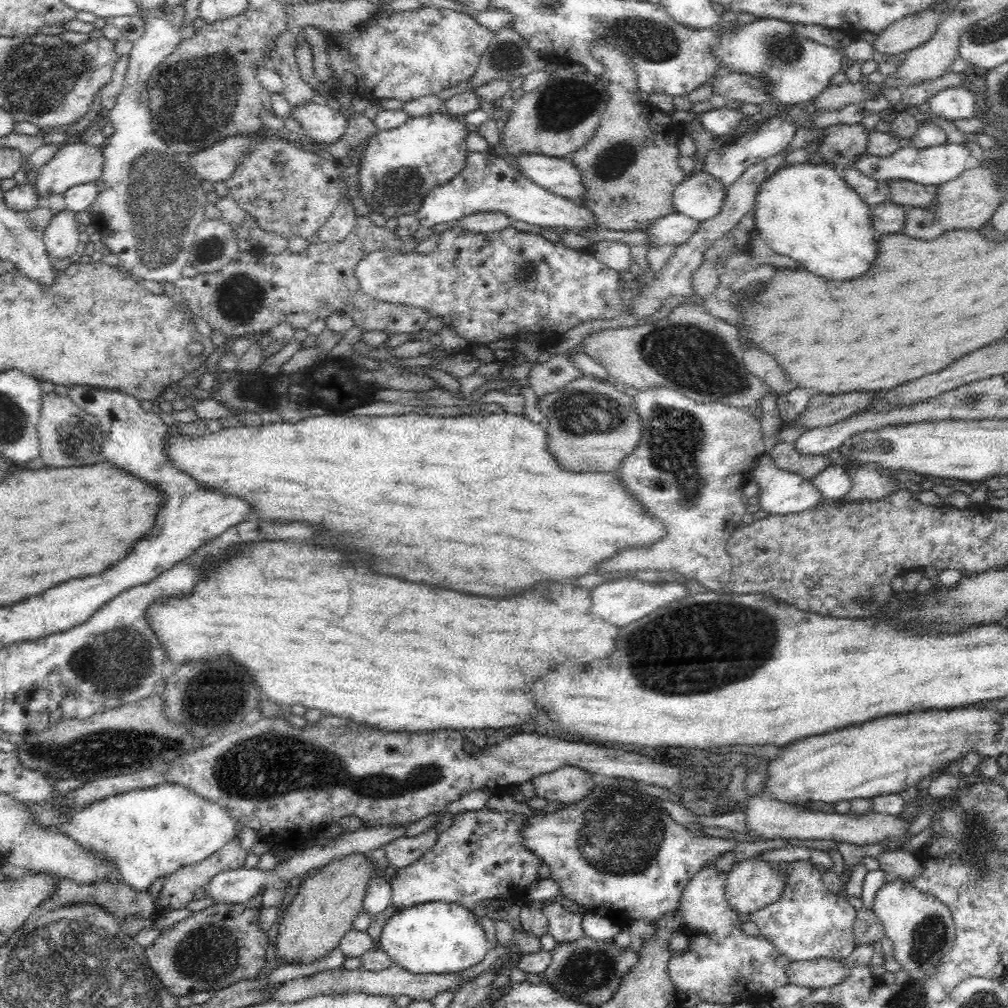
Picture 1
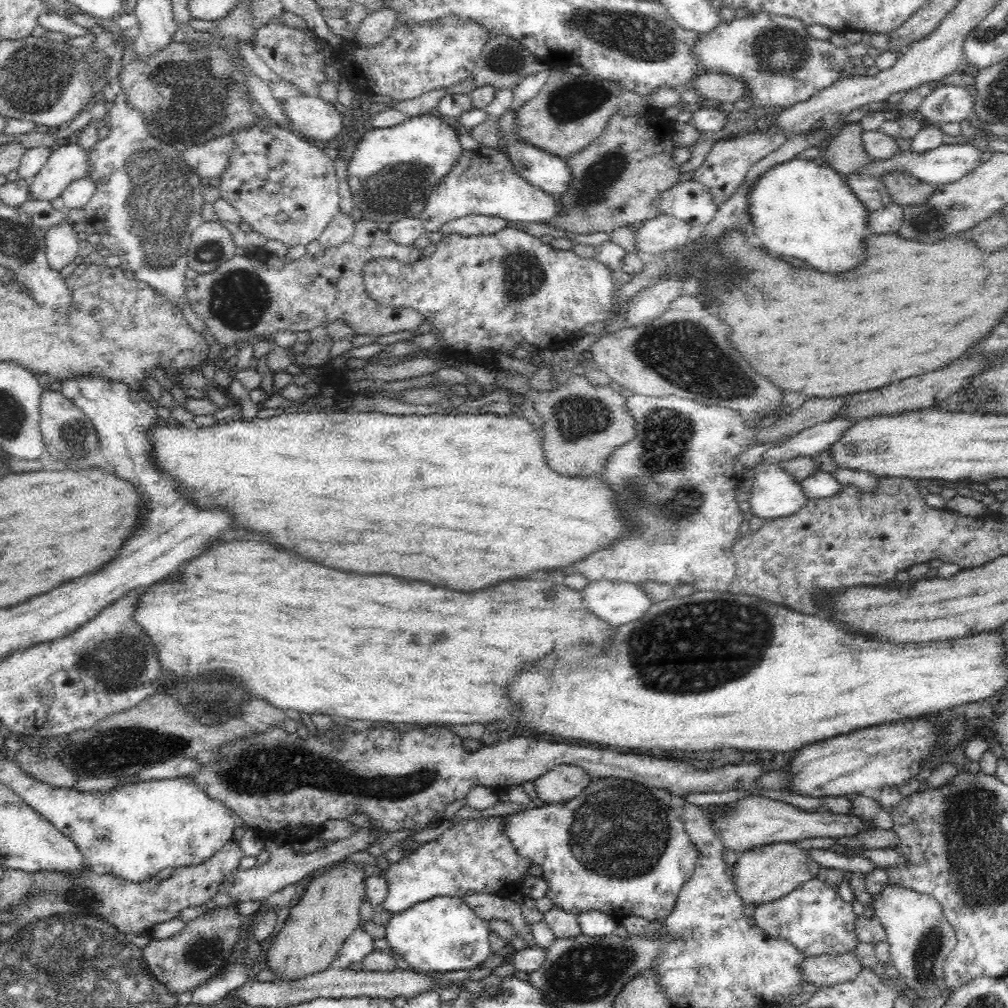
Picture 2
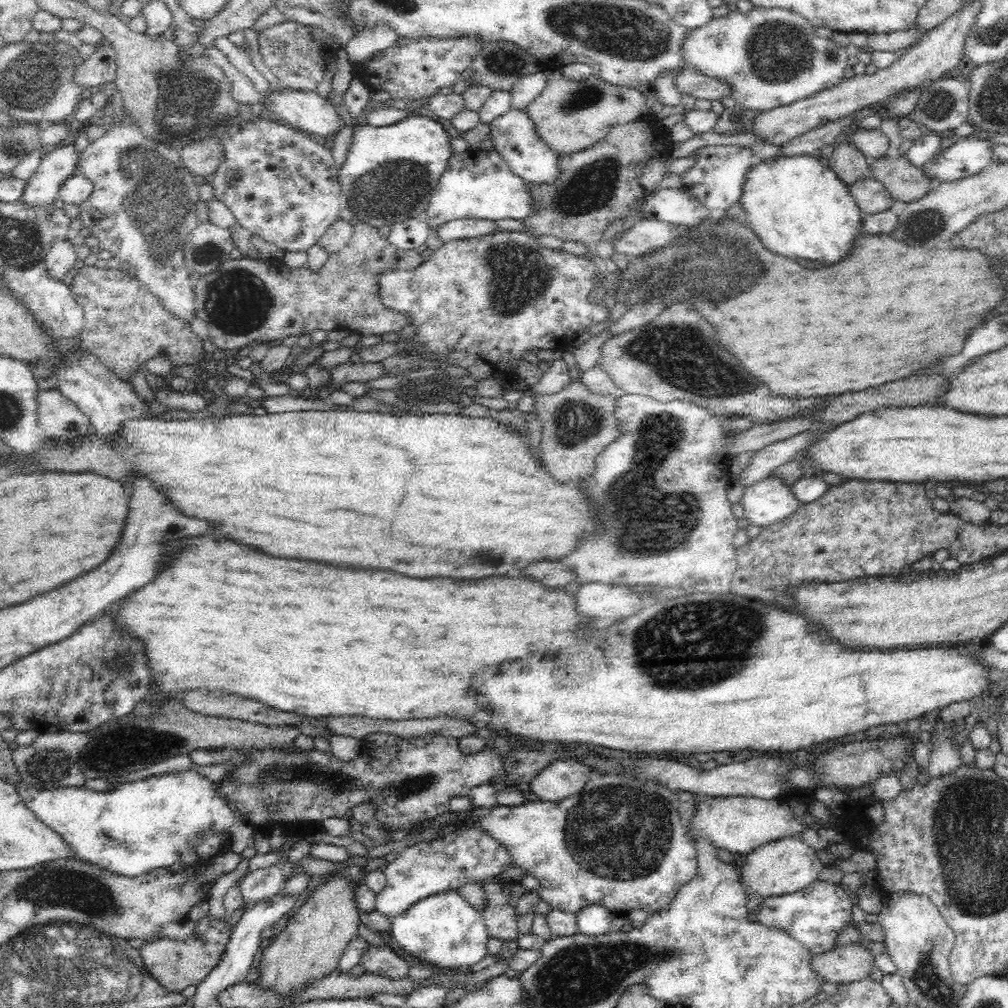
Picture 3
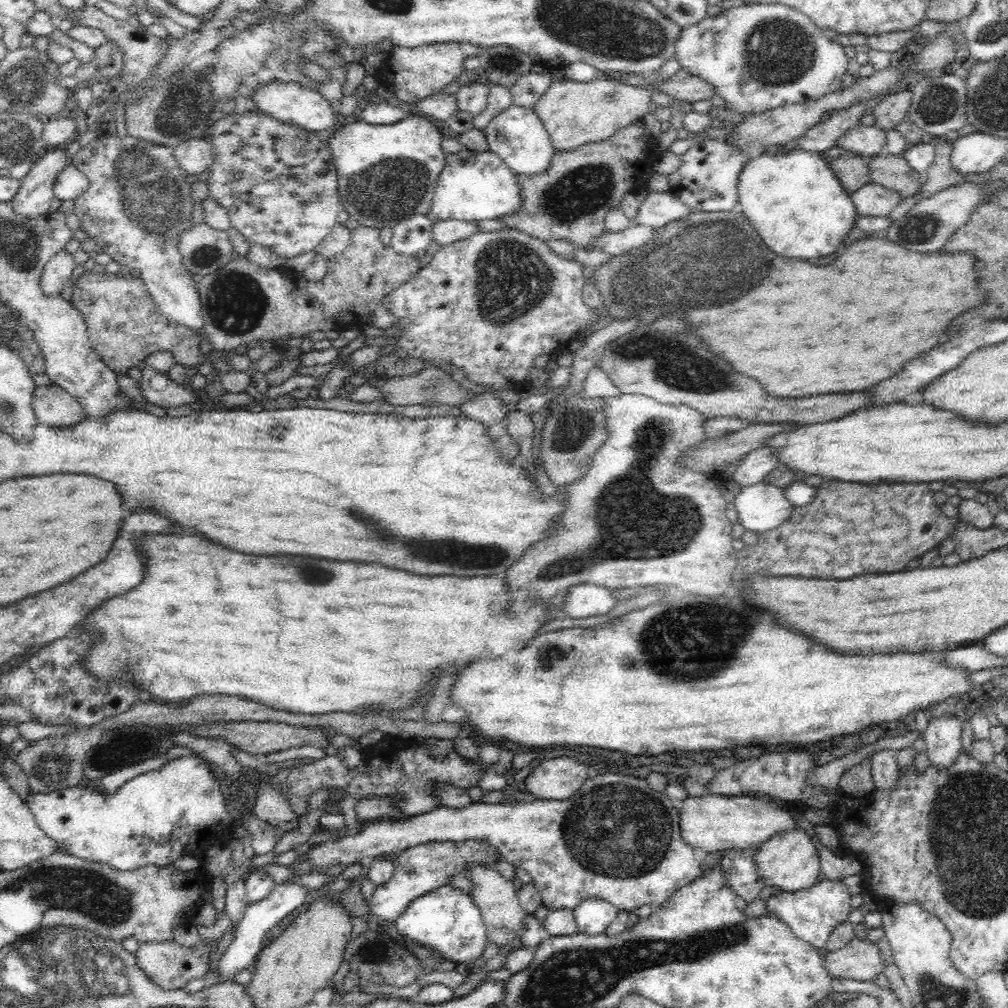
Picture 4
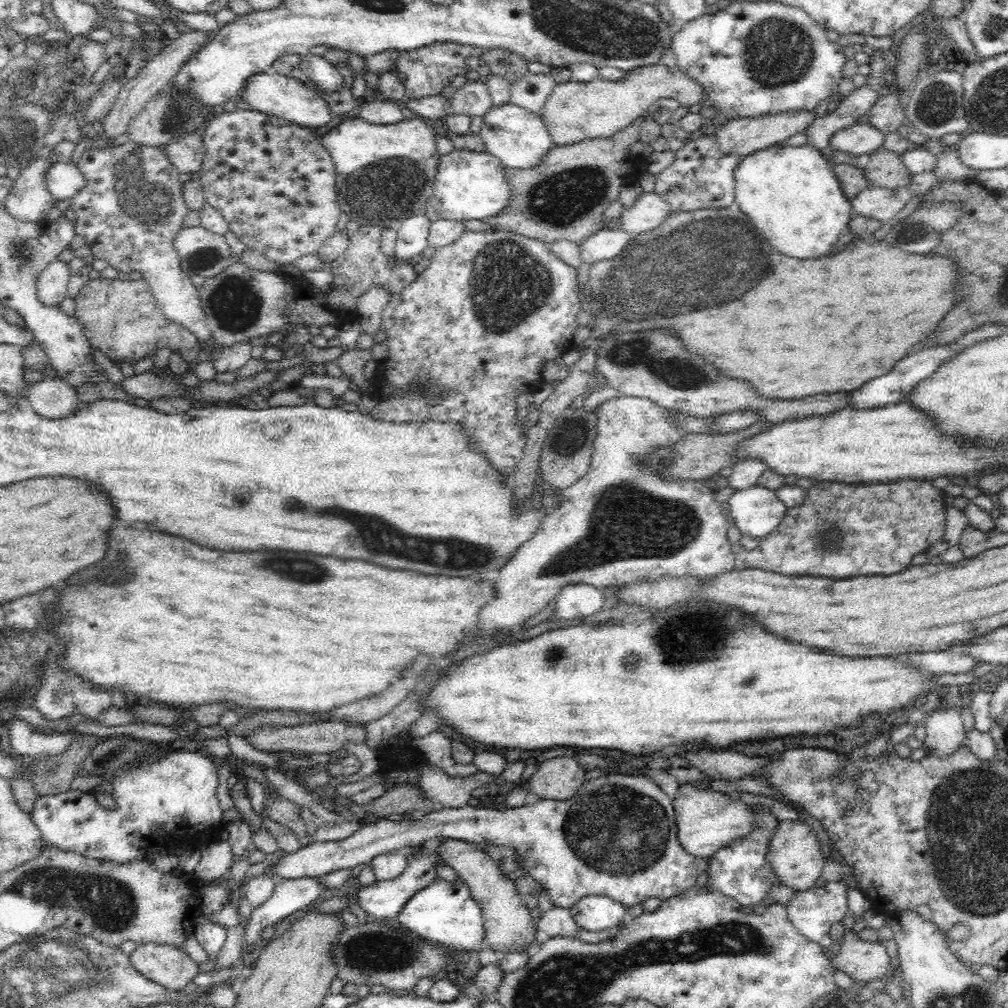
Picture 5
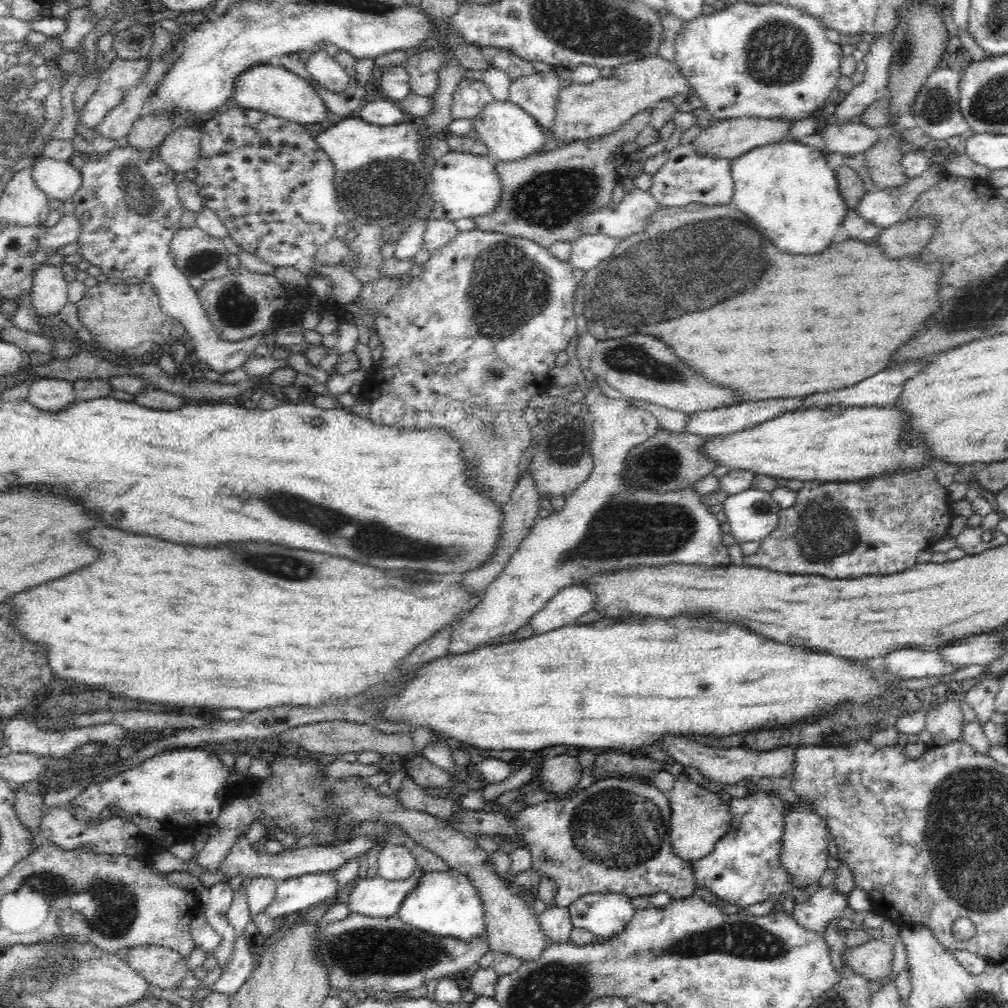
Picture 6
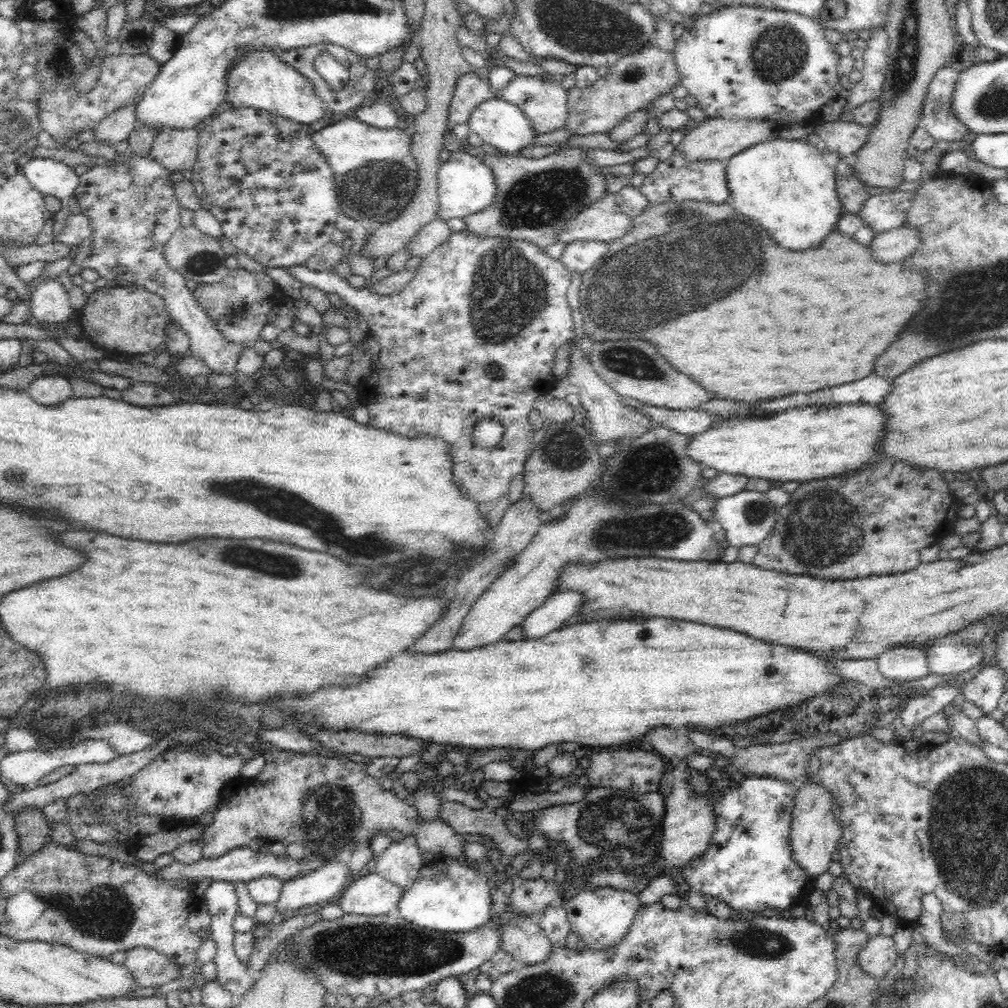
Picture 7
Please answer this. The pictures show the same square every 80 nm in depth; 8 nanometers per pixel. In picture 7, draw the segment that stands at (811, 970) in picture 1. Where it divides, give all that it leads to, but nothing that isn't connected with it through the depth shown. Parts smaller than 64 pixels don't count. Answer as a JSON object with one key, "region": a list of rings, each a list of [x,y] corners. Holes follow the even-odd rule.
{"region":[[[877,935],[872,937],[866,948],[858,954],[858,963],[864,972],[877,979],[883,978],[892,970],[899,953],[891,936]]]}

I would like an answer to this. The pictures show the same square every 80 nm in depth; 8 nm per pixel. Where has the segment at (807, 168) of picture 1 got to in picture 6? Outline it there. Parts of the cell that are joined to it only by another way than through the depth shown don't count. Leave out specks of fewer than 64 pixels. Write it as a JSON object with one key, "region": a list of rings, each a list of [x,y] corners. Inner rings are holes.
{"region":[[[780,140],[758,146],[730,162],[734,185],[731,204],[740,210],[765,233],[778,250],[790,254],[814,254],[824,250],[841,234],[842,220],[848,211],[838,190],[835,170],[826,165],[824,154],[809,145],[796,141]]]}

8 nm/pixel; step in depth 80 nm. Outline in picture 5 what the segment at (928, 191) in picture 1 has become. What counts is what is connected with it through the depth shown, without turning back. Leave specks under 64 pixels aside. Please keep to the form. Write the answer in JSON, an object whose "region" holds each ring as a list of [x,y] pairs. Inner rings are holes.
{"region":[[[881,147],[869,154],[867,178],[884,188],[894,190],[894,188],[908,186],[911,175],[908,174],[900,154]]]}

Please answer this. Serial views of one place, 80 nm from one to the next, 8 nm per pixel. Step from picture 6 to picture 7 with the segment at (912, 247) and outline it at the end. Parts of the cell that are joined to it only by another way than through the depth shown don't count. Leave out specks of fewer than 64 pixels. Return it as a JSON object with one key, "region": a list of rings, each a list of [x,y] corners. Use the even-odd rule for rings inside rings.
{"region":[[[902,225],[875,235],[871,240],[870,250],[878,262],[900,262],[916,250],[920,244],[918,229]]]}

